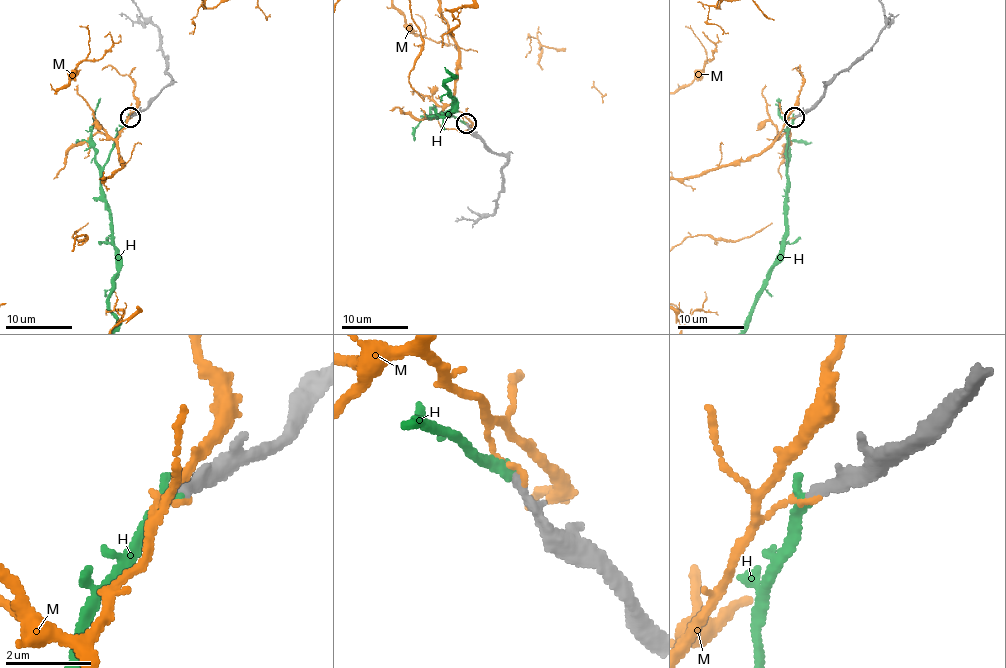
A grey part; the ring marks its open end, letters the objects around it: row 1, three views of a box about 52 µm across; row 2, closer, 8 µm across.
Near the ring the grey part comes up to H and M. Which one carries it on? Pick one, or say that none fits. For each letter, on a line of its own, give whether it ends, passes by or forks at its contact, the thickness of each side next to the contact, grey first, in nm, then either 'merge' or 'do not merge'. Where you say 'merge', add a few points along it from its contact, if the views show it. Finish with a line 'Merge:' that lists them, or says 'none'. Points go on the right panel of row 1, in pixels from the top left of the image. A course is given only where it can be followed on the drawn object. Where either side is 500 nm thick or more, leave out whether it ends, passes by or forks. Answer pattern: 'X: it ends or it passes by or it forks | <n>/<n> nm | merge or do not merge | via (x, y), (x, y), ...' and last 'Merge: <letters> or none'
H: it ends | 240/260 nm | merge
M: it ends | 280/110 nm | do not merge
Merge: H

